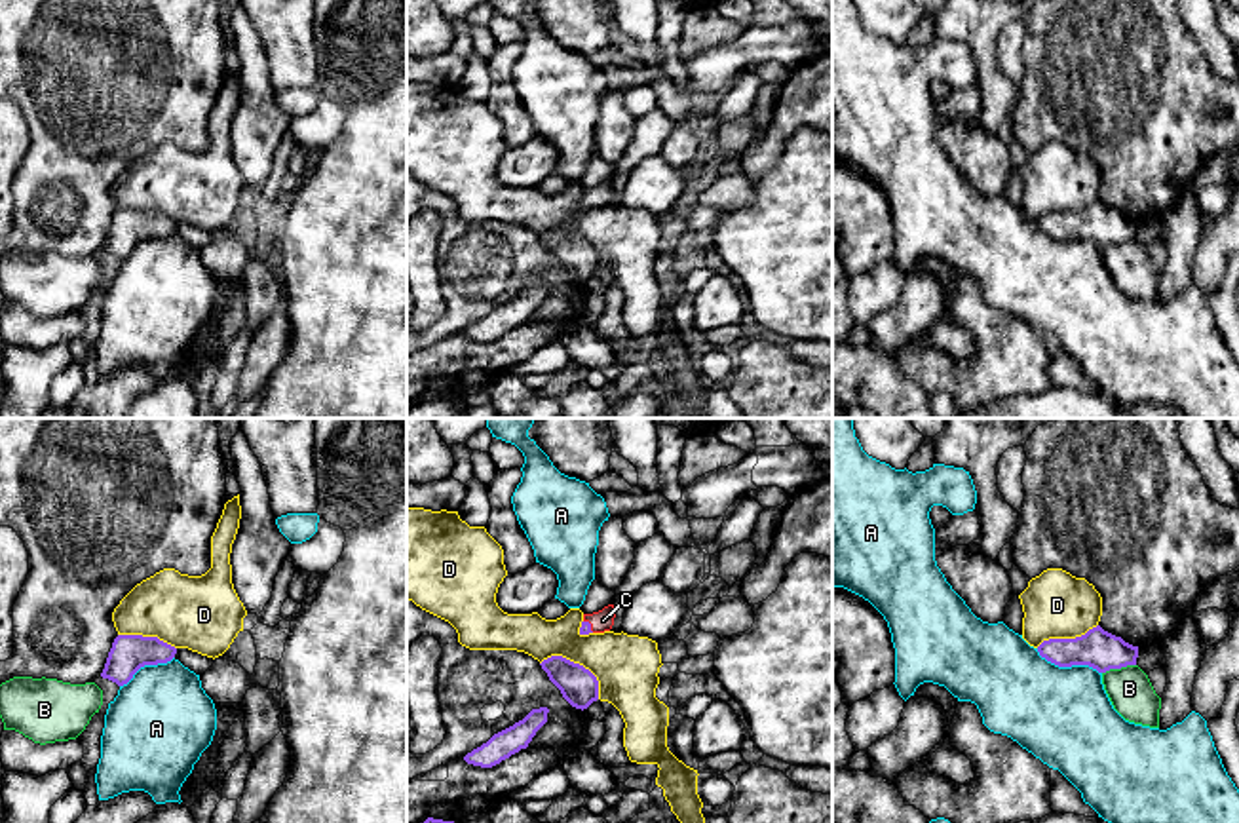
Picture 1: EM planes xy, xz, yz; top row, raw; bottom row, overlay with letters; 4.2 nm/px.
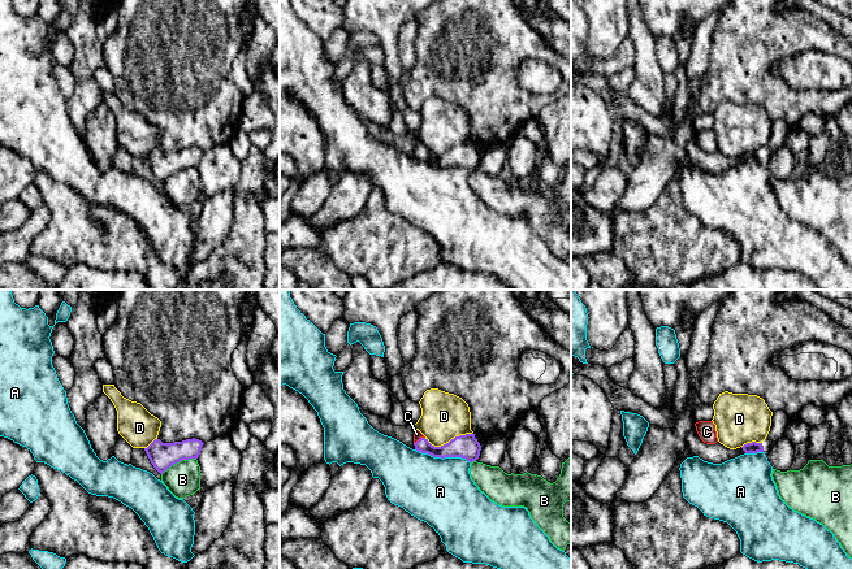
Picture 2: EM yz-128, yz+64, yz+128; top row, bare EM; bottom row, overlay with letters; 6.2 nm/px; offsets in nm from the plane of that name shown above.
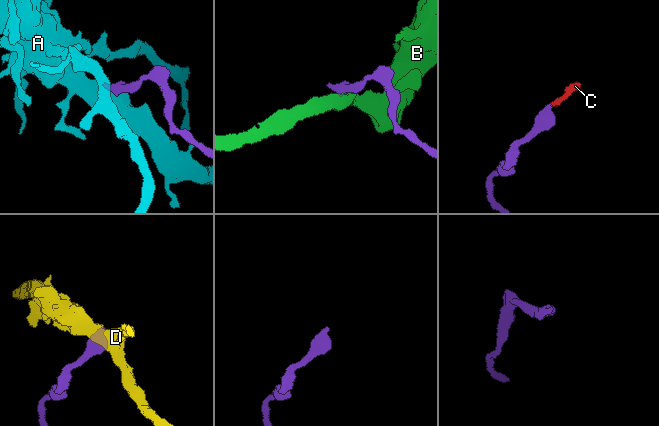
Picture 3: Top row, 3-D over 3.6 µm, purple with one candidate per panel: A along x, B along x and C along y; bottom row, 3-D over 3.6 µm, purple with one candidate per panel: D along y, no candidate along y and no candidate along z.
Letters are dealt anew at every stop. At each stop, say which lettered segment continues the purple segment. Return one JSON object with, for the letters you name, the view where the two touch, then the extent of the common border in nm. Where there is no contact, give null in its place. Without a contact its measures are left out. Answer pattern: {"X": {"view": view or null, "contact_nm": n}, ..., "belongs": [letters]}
{"C": {"view": "xz", "contact_nm": 70}, "belongs": ["C"]}

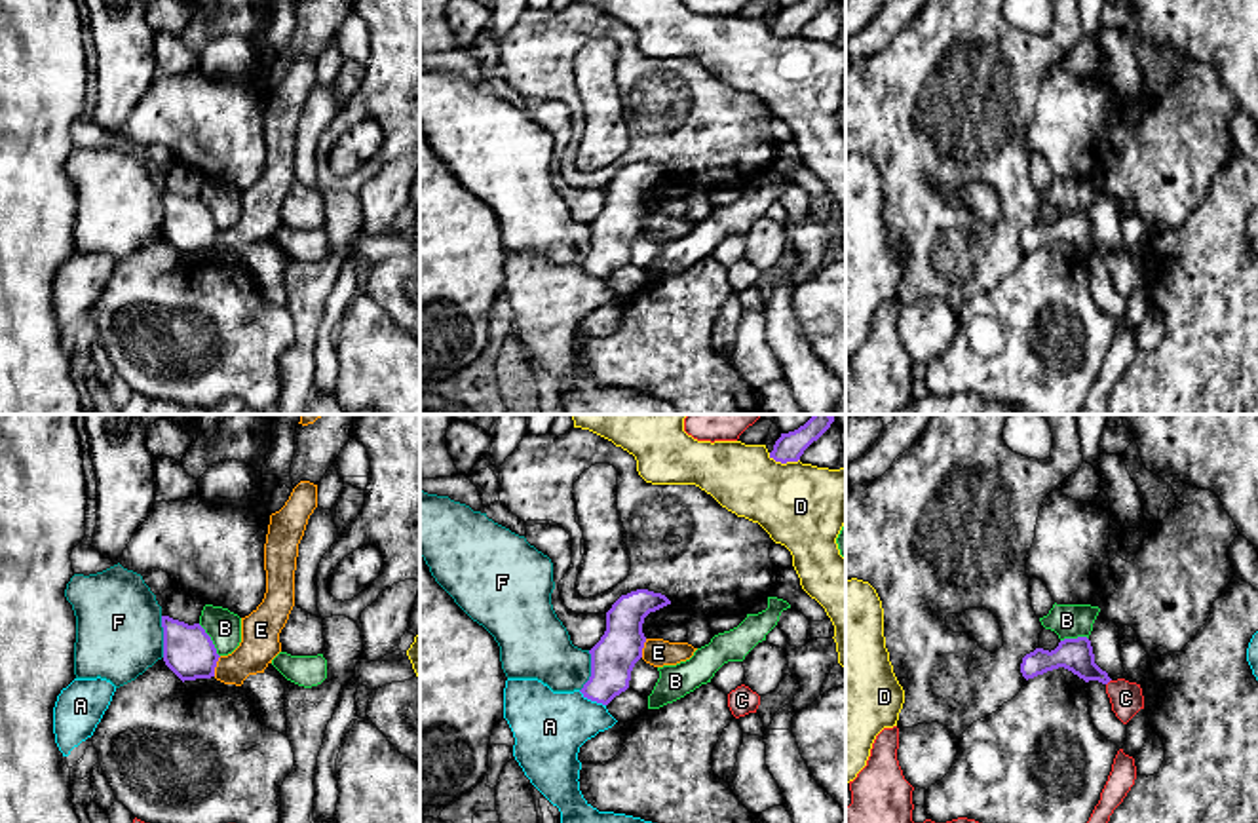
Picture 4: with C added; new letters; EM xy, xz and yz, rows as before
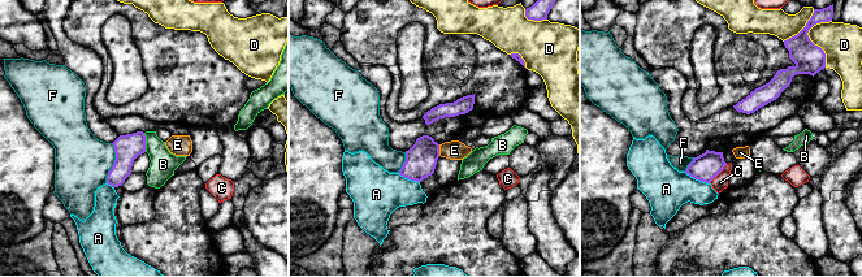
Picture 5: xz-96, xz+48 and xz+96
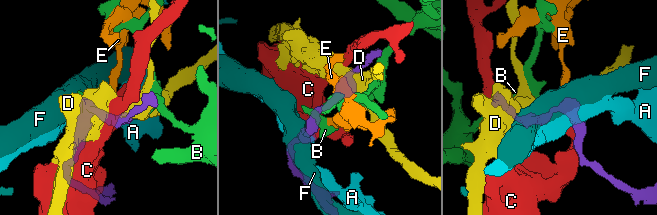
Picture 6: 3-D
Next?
{"belongs": []}

